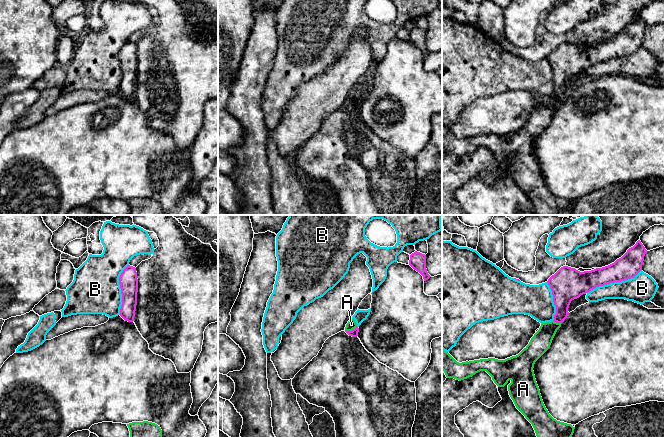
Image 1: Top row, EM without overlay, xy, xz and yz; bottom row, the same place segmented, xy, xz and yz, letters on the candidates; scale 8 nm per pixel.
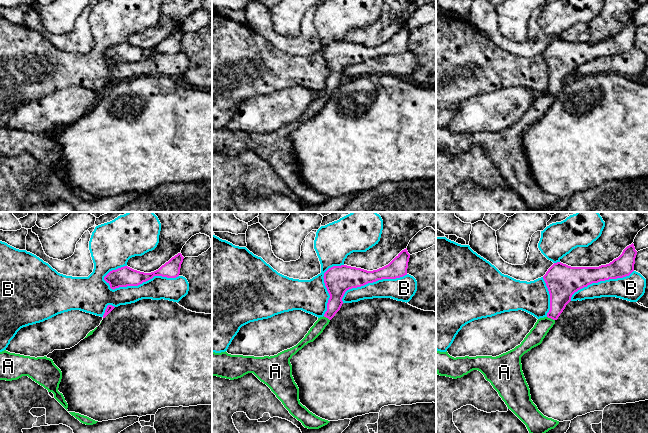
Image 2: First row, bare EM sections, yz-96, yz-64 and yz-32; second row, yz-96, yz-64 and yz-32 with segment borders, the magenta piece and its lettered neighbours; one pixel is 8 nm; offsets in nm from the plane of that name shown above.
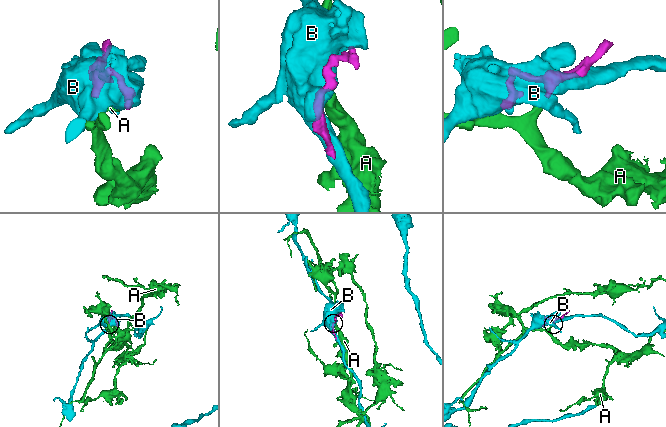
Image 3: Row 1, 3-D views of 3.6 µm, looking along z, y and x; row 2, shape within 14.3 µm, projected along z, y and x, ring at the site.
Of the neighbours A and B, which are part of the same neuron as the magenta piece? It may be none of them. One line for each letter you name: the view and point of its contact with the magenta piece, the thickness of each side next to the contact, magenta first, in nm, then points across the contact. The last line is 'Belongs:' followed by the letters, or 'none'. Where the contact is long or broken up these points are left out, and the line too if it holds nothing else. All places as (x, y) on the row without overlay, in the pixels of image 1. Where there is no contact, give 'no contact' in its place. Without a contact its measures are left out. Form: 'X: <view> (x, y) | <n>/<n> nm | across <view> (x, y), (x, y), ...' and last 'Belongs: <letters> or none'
A: xz (352, 106) | 60/70 nm | across xz (354, 109), (352, 106), (351, 100)
Belongs: A

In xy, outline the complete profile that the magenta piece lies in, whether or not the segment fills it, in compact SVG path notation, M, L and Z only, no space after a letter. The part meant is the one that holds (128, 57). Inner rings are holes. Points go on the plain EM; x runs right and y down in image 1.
M128 41L119 53L122 70L120 92L128 98L133 98L137 81L138 55L136 44Z

